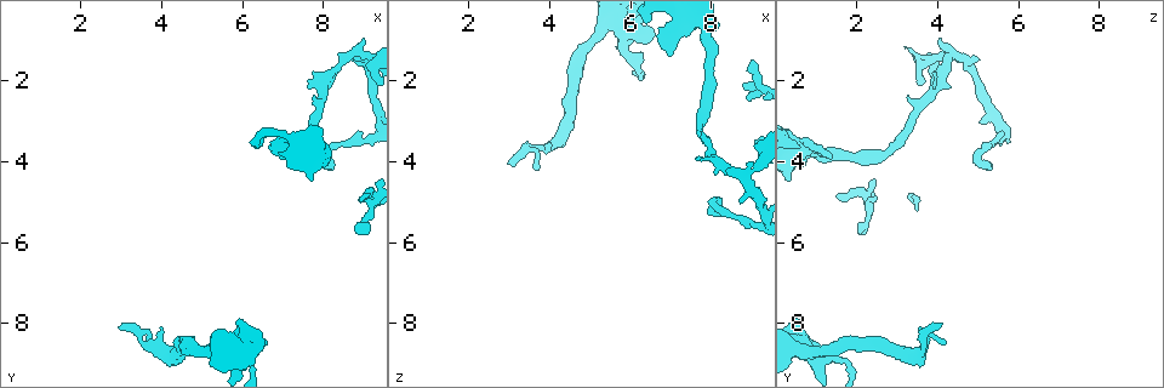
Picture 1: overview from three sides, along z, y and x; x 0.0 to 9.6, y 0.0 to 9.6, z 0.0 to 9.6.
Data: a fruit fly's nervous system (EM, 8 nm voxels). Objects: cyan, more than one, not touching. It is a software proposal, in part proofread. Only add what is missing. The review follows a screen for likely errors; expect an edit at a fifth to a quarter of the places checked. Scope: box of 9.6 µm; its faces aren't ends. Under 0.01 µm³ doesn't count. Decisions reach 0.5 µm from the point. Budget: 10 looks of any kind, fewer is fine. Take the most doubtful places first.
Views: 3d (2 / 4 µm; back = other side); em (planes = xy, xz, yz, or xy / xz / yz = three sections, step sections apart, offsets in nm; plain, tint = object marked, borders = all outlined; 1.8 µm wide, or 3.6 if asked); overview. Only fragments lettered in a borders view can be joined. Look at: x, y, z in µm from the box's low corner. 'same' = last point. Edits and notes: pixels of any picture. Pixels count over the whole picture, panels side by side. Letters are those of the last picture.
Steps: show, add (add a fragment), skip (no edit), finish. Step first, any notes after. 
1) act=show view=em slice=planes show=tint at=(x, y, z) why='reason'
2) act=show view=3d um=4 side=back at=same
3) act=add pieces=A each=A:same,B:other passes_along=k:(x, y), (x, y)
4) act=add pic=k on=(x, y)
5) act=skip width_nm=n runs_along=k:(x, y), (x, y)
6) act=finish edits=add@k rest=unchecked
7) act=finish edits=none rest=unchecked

act=show view=em slice=planes show=plain at=(9.00, 4.85, 1.55) why='free end'

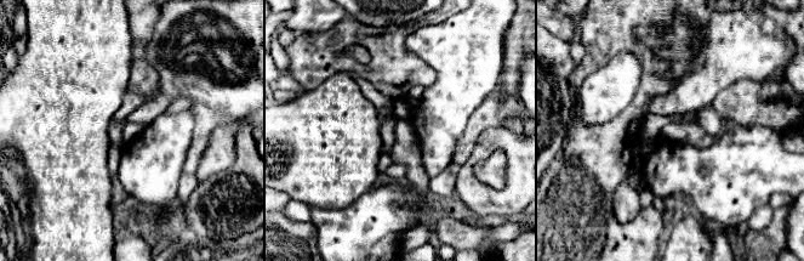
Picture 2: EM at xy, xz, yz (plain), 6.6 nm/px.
act=show view=em slice=planes show=borders at=same

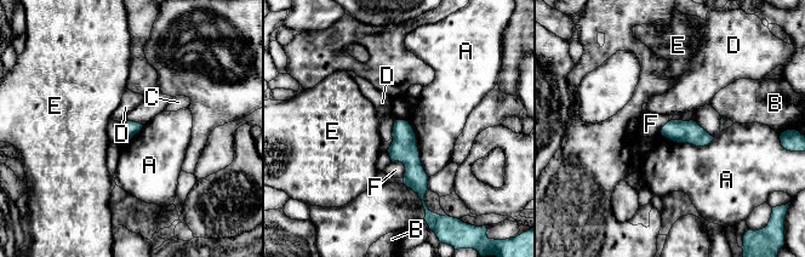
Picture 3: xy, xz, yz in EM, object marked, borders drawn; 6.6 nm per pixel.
act=skip width_nm=110 each=A:other,B:other,C:other,D:other,E:other,F:other border=3:(392, 161), (403, 164), (404, 177) found='none of them fits'

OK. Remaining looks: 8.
act=show view=3d um=4 at=(3.00, 8.20, 4.05) why='branch stops here'

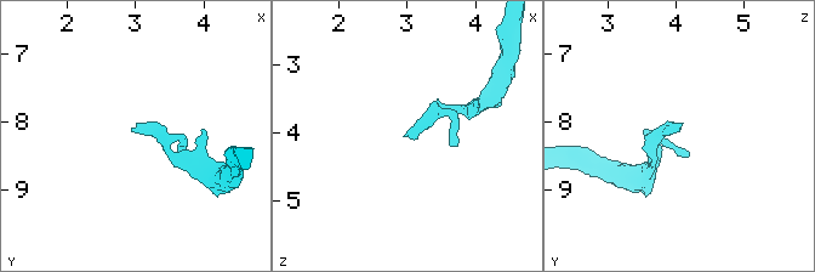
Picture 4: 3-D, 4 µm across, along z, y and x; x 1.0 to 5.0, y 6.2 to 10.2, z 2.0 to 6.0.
act=show view=em slice=planes show=borders at=(2.95, 8.10, 4.05)

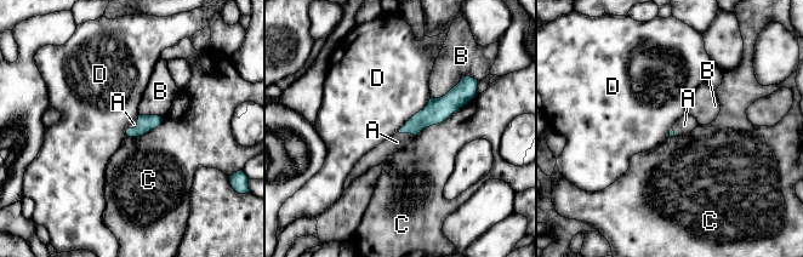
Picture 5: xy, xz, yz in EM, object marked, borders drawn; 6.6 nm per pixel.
act=add pieces=A longest_contact=C:480nm each=A:same,B:other,C:other,D:other passes_along=5:(437, 110), (406, 132), (397, 142) found='it goes on there'

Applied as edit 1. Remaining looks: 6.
act=show view=3d um=2 at=(8.00, 4.10, 5.35) why='tapers out'

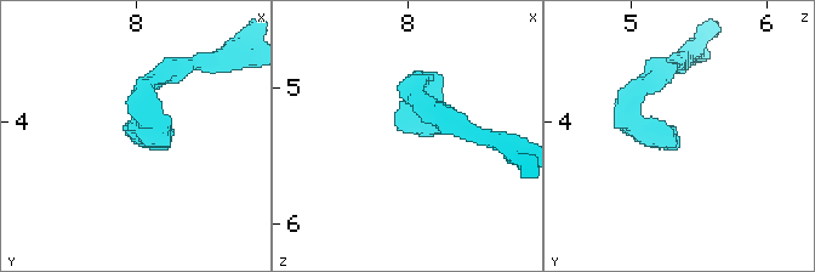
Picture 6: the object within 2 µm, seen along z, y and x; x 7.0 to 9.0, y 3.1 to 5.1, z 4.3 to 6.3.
act=show view=em slice=planes show=borders at=(7.94, 4.04, 5.28) why='need the tissue'

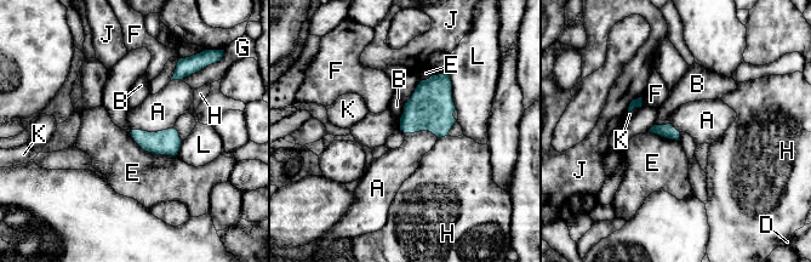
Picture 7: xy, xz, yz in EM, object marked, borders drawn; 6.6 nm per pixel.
act=skip longest_contact=E:360nm each=A:other,B:other,D:other,E:other,F:other,G:other,H:other,J:other,K:other,L:other border=7:(173, 127), (156, 131), (131, 129) found='none of them fits'

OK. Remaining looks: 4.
act=show view=3d um=4 at=(8.65, 1.40, 4.30) why='three arms meet'

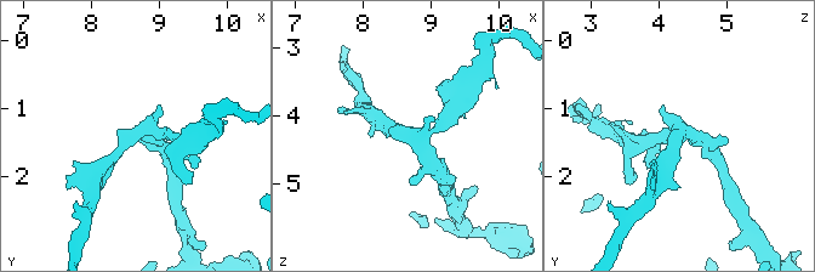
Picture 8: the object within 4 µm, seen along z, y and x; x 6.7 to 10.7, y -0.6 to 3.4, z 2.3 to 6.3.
act=show view=em slice=planes show=borders at=(8.70, 1.40, 4.30)

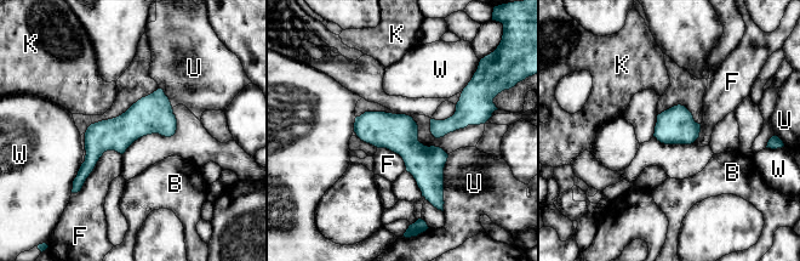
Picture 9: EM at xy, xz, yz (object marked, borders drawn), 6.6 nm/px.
act=skip width_nm=240 each=B:other,F:other,K:other,U:other,W:other runs_along=9:(160, 92), (92, 155), (76, 182) found='none of them fits'

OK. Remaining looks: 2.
act=finish edits=add@5 rest=unchecked

